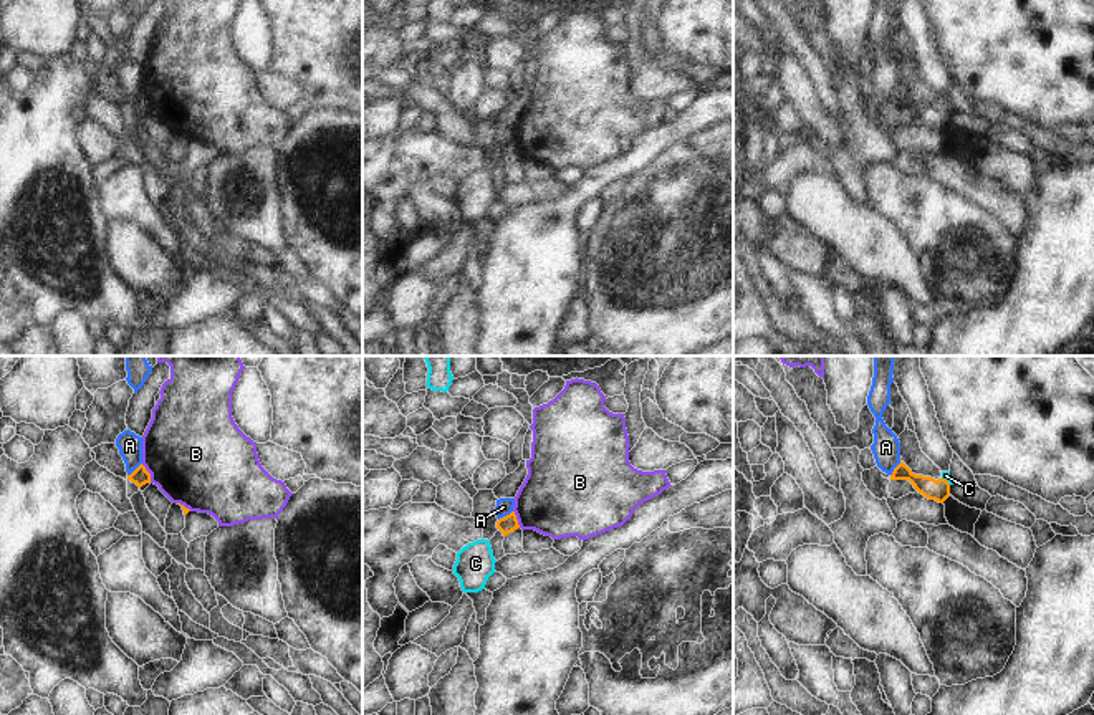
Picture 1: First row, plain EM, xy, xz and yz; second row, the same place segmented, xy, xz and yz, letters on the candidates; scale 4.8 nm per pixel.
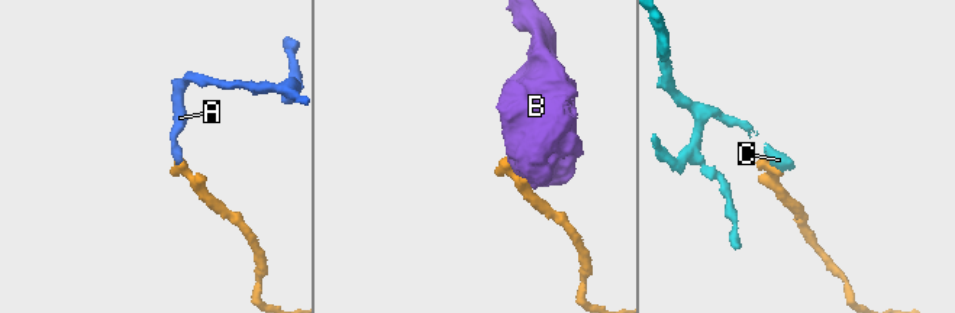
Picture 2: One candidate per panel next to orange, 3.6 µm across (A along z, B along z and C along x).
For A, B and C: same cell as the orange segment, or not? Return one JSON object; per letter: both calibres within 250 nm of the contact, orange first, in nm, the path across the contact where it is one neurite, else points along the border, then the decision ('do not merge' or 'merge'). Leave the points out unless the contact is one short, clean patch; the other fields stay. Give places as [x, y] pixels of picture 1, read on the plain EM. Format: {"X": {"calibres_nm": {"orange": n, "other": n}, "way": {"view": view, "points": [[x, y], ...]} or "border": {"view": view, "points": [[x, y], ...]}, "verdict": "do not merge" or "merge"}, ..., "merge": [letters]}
{"A": {"calibres_nm": {"orange": 80, "other": 120}, "border": {"view": "xy", "points": [[141, 91], [128, 105]]}, "verdict": "do not merge"}, "B": {"calibres_nm": {"orange": 80, "other": 480}, "border": {"view": "xy", "points": [[141, 93], [149, 103], [151, 111]]}, "verdict": "do not merge"}, "C": {"calibres_nm": {"orange": 110, "other": 40}, "border": {"view": "yz", "points": [[942, 106], [950, 113]]}, "verdict": "do not merge"}, "merge": []}

